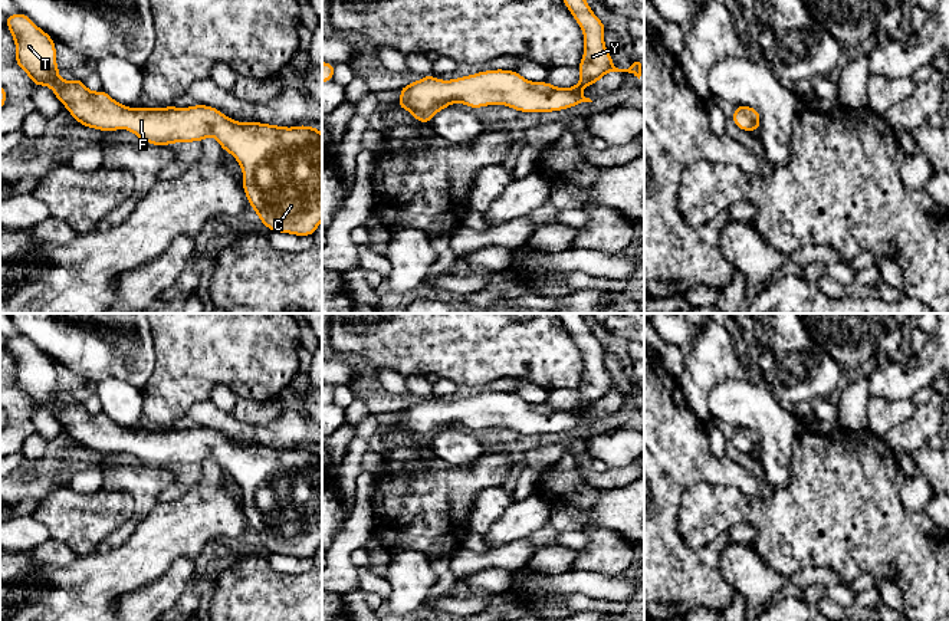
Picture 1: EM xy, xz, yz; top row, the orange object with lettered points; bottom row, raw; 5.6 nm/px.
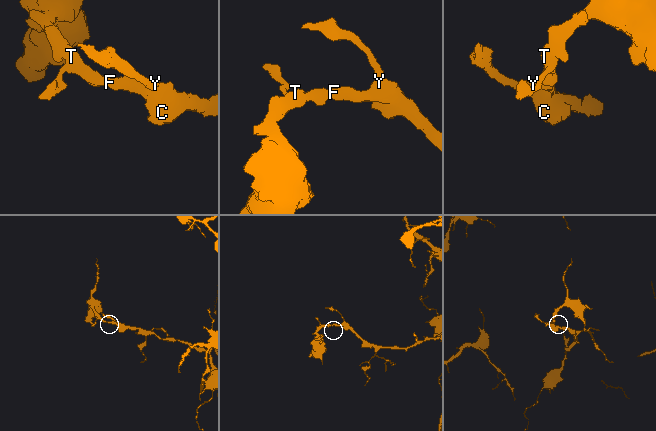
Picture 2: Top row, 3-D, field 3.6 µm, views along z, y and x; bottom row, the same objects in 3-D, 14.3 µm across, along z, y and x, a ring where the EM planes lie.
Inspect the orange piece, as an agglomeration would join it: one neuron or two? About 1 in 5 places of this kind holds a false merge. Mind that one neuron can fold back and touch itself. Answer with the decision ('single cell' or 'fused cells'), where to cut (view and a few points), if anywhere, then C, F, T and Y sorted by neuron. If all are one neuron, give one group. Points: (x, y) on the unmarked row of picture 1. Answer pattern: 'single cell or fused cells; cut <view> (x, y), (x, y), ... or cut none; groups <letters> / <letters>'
single cell; cut none; groups C F T Y

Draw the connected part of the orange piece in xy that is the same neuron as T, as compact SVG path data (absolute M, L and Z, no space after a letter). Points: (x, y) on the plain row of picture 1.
M26 336L6 338L6 346L16 365L16 384L33 407L50 408L69 436L89 450L111 454L128 451L152 467L204 463L213 457L223 473L229 473L243 492L243 512L259 536L259 542L272 553L295 558L312 558L322 543L322 456L316 448L293 450L260 444L236 444L217 430L196 427L190 430L127 430L102 411L91 414L83 402L62 402L56 387L53 361Z

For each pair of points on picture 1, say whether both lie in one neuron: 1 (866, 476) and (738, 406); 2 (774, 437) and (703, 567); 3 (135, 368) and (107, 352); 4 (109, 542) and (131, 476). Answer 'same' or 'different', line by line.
1: different
2: different
3: same
4: same

